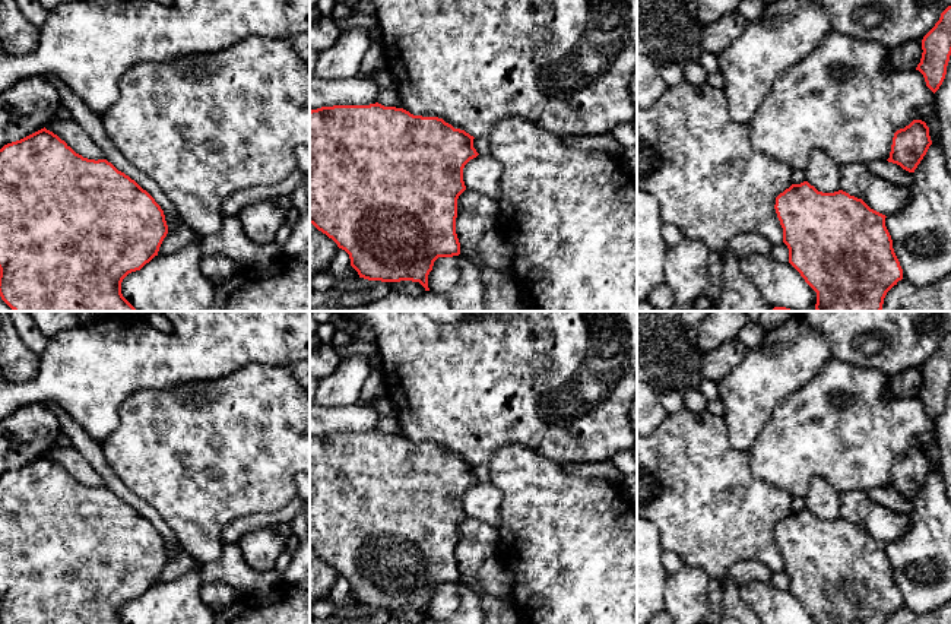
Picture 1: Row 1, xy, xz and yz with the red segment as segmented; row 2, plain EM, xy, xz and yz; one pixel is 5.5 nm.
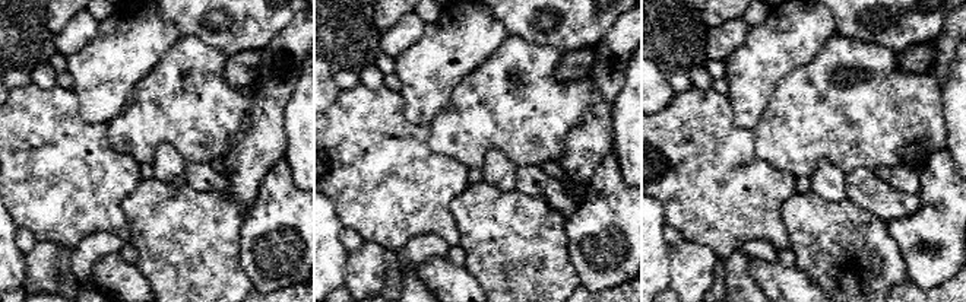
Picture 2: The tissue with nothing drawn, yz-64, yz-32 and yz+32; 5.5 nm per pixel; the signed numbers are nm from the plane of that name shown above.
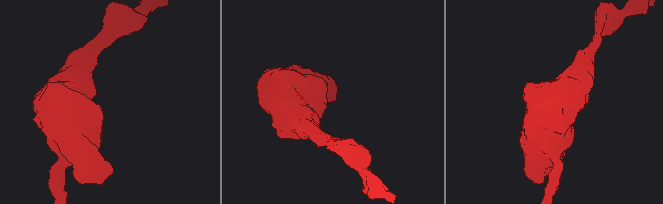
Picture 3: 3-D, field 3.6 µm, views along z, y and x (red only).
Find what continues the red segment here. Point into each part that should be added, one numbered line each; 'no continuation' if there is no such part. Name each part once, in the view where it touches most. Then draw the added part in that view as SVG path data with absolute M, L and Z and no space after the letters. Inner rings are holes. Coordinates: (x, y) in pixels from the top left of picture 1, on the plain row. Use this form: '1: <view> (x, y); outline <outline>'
no continuation

